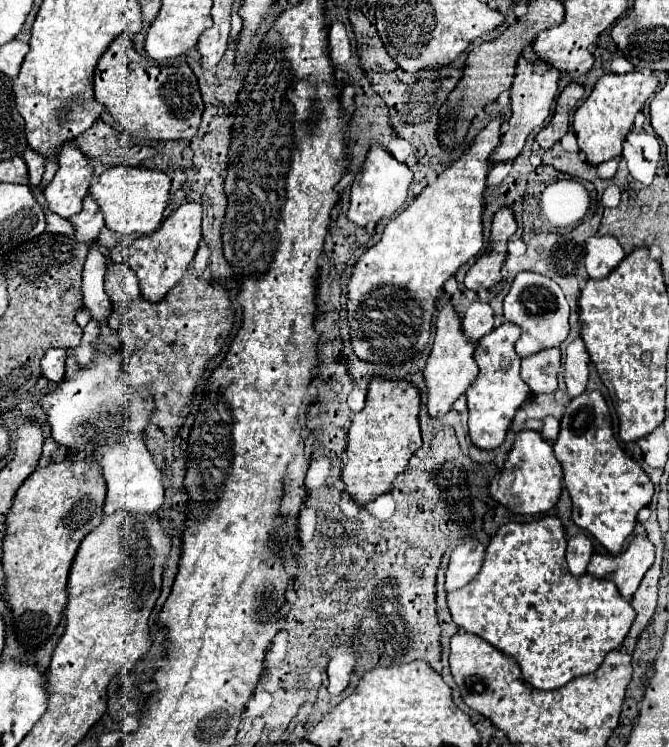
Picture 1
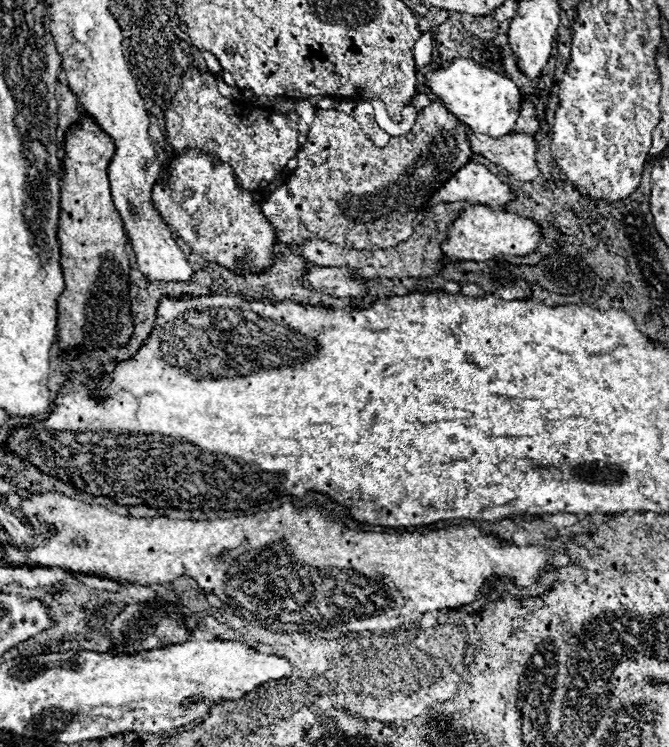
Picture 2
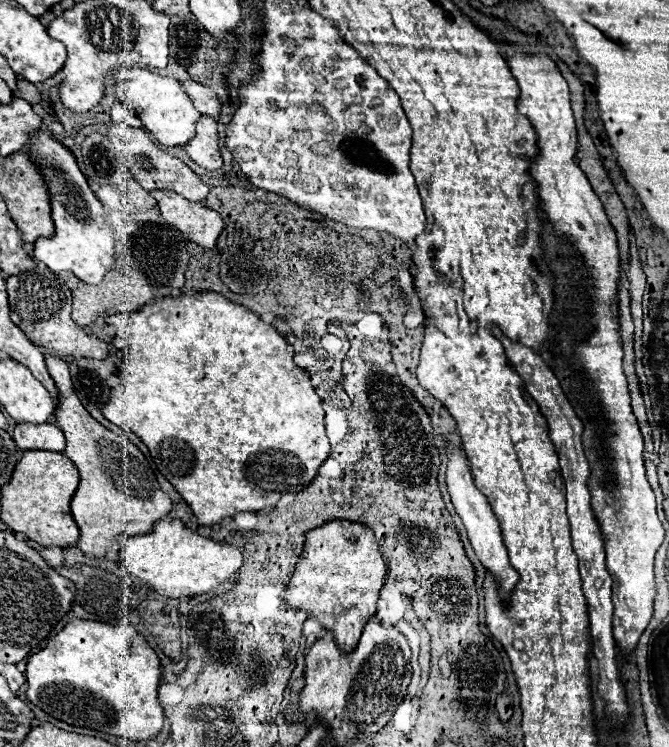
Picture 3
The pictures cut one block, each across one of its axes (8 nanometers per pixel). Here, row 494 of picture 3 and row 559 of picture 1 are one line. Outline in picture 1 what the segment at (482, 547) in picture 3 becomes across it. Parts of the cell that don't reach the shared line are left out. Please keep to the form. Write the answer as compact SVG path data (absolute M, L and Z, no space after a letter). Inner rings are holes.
M478 540L460 544L458 548L454 548L454 552L450 556L448 572L446 572L446 590L448 592L462 588L470 580L474 580L474 576L482 568L484 552L486 552L486 546Z

